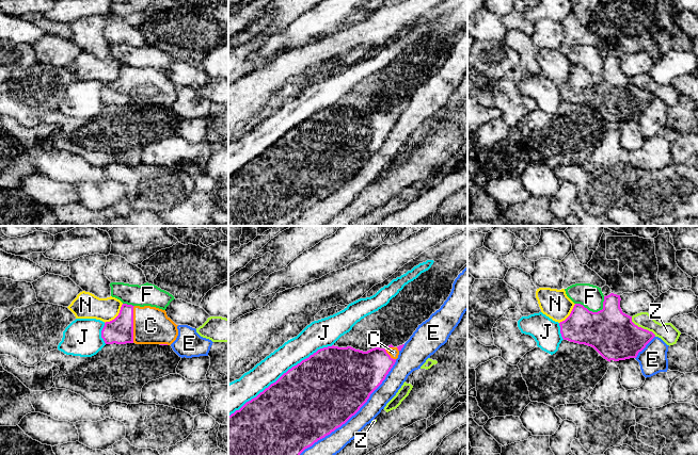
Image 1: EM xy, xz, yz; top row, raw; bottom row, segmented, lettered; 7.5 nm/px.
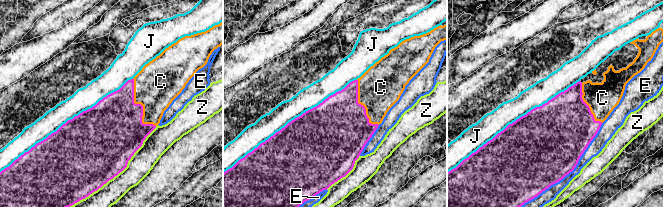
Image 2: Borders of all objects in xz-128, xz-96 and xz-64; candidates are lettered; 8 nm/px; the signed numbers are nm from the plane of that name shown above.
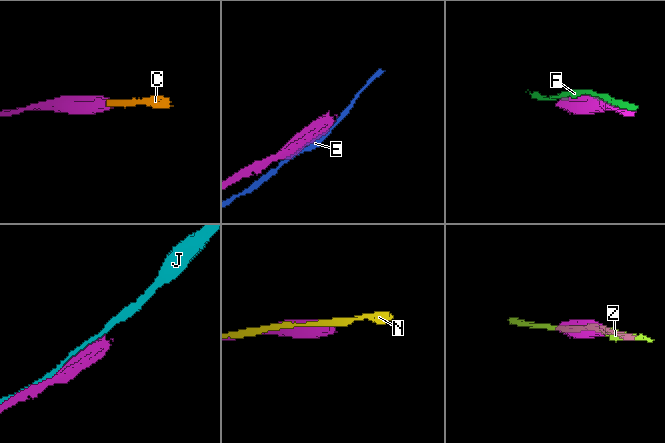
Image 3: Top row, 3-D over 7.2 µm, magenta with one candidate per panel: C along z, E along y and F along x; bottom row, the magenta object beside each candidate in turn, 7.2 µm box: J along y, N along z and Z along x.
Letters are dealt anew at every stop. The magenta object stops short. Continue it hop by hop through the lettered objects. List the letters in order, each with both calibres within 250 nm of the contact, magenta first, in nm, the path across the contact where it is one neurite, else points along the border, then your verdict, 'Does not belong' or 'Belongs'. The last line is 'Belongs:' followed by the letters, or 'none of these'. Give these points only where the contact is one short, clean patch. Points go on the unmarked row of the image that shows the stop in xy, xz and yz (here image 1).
C: Thickness 200 nm (magenta) against 280 nm. Belongs
E: Thickness 500 nm (magenta) against 160 nm. Does not belong
F: Thickness 360 nm (magenta) against 180 nm. Does not belong
J: Thickness 500 nm (magenta) against 190 nm. Does not belong
N: Thickness 200 nm (magenta) against 190 nm. Does not belong
Z: Thickness 360 nm (magenta) against 140 nm. Does not belong
Belongs: C

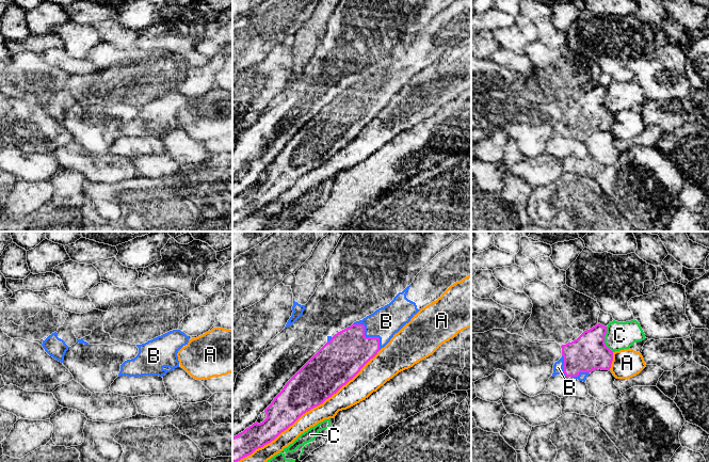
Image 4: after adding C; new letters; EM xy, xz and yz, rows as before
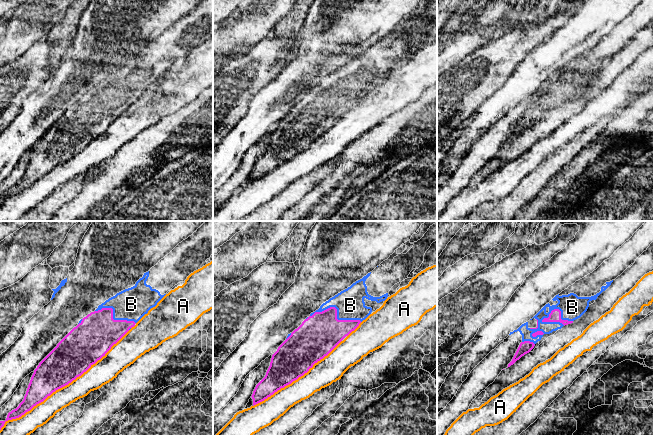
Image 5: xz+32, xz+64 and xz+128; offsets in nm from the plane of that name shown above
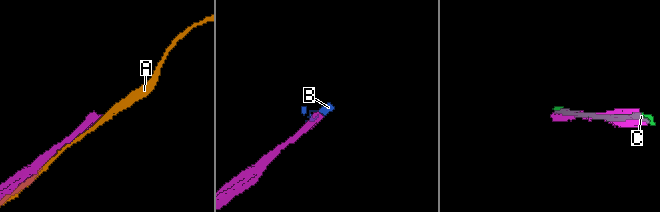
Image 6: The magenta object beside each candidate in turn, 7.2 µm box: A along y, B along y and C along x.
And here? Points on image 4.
A: Thickness 300 nm (magenta) against 140 nm. Does not belong
B: Thickness 320 nm (magenta) against 220 nm. Belongs
C: Thickness 280 nm (magenta) against 200 nm. Does not belong
Belongs: B

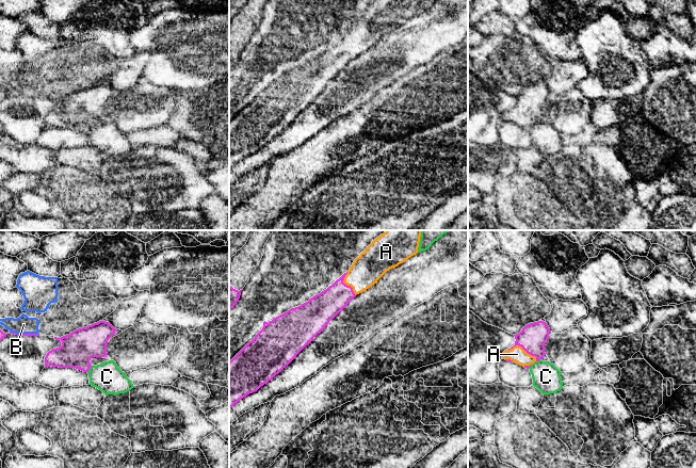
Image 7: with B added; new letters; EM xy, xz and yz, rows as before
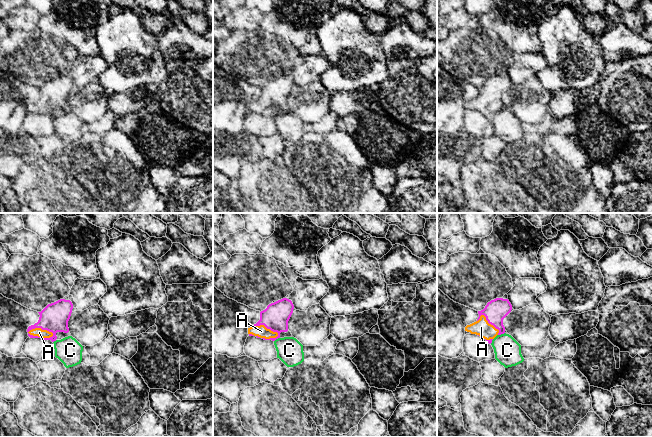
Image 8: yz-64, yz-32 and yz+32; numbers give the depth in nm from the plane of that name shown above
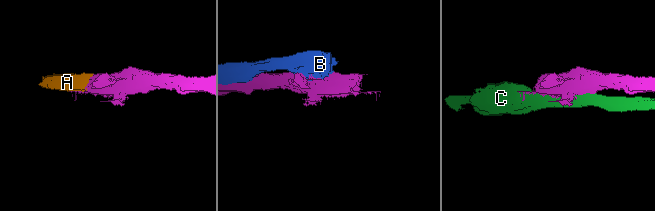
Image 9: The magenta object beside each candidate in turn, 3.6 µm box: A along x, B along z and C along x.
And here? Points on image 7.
A: Thickness 200 nm (magenta) against 120 nm. Belongs
B: Thickness 20 nm (magenta) against 140 nm. Does not belong
C: Thickness 240 nm (magenta) against 220 nm. Does not belong
Belongs: A

